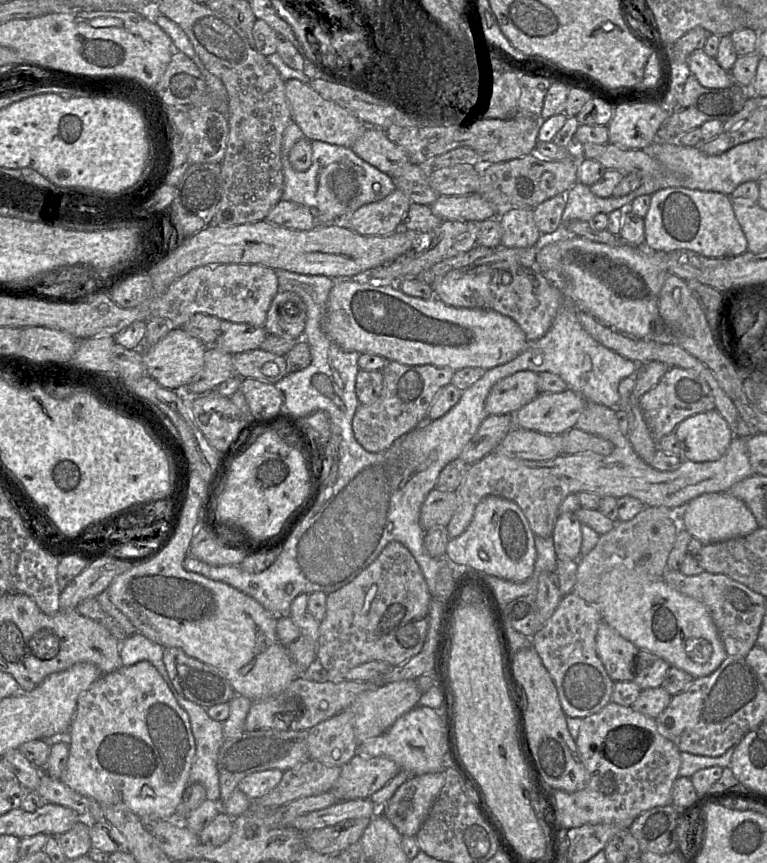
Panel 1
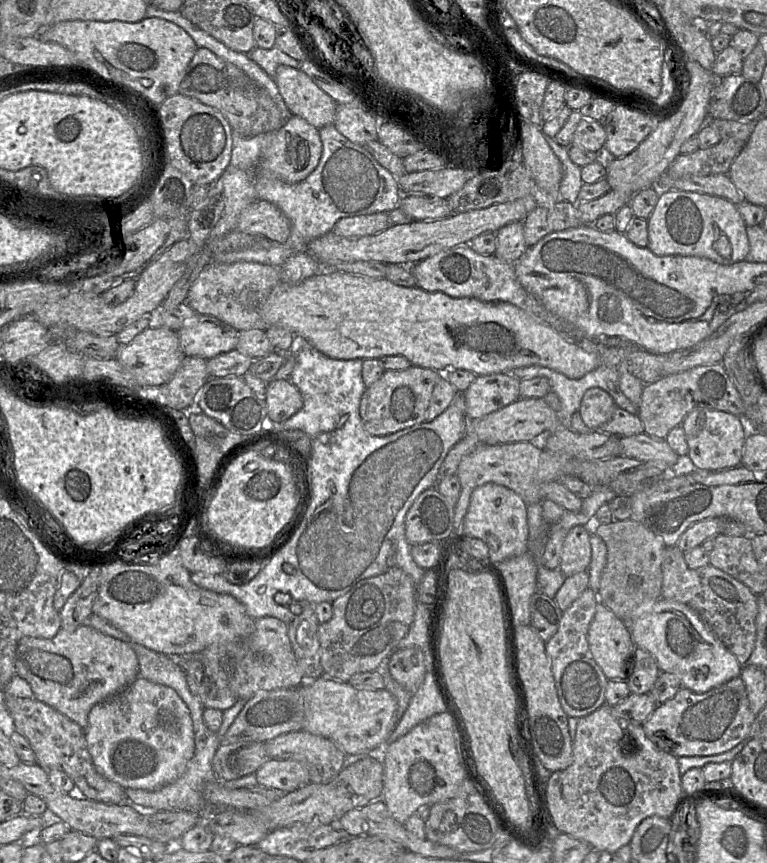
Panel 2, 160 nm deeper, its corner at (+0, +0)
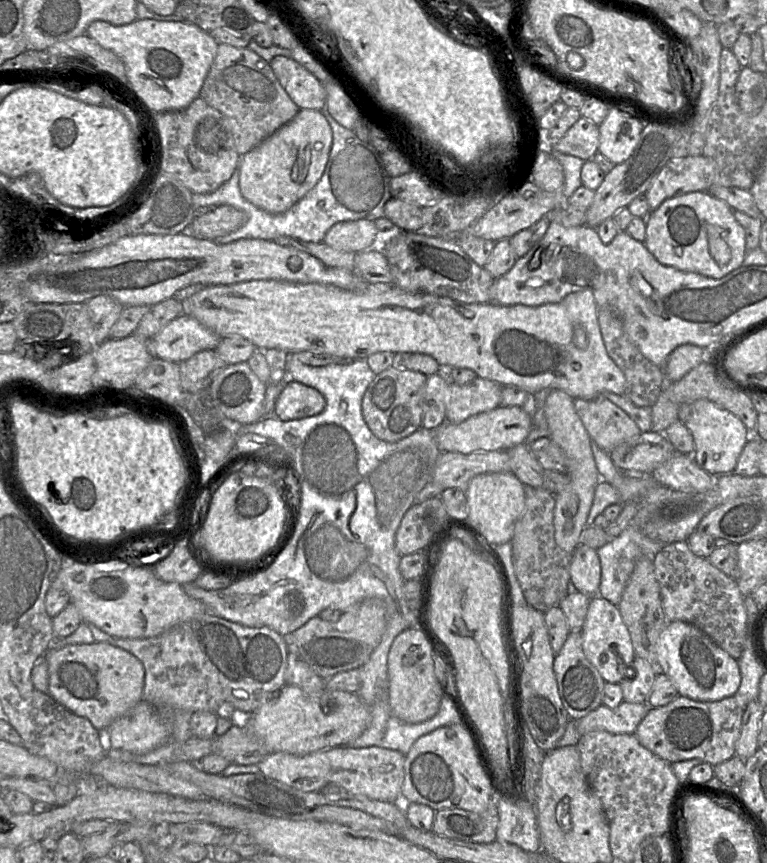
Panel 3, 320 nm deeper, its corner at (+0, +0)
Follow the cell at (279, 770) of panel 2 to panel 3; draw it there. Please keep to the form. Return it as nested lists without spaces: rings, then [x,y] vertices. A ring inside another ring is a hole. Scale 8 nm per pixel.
[[[339,746],[305,755],[274,752],[257,765],[263,775],[303,792],[320,792],[326,784],[336,783],[344,792],[354,797],[395,802],[401,798],[404,763],[405,755],[396,750],[379,746],[366,748]]]

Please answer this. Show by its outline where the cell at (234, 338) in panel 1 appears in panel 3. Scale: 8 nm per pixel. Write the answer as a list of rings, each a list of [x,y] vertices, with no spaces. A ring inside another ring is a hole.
[[[181,314],[148,342],[152,358],[180,363],[202,350],[215,350],[220,340],[195,318]]]

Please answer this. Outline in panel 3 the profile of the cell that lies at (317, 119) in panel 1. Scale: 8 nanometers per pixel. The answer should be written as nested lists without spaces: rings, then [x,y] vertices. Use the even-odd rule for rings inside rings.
[[[275,56],[270,66],[277,80],[299,109],[320,111],[326,102],[323,84],[306,68],[286,56]]]

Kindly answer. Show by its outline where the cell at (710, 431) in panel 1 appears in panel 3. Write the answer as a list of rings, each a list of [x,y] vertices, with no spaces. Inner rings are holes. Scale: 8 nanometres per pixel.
[[[699,399],[683,404],[678,420],[694,438],[695,450],[692,457],[700,468],[712,476],[734,472],[738,458],[751,436],[751,432],[738,417],[709,400]]]

